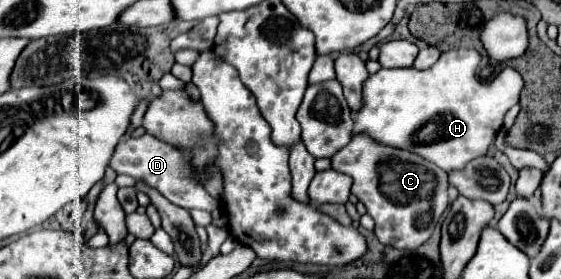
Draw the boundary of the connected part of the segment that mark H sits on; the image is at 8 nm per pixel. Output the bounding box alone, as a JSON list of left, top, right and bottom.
[353,49,523,171]

